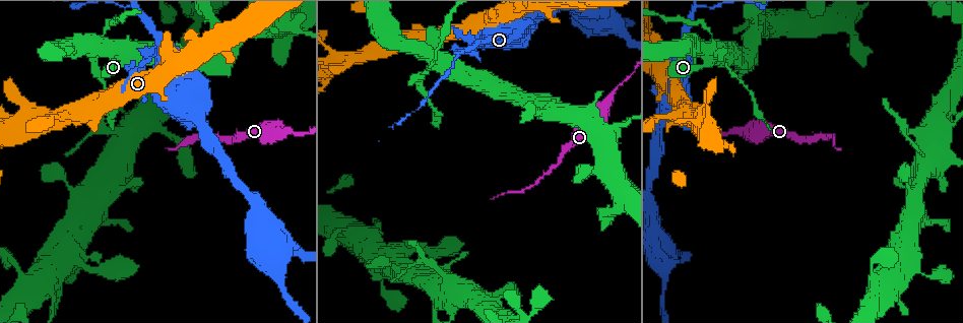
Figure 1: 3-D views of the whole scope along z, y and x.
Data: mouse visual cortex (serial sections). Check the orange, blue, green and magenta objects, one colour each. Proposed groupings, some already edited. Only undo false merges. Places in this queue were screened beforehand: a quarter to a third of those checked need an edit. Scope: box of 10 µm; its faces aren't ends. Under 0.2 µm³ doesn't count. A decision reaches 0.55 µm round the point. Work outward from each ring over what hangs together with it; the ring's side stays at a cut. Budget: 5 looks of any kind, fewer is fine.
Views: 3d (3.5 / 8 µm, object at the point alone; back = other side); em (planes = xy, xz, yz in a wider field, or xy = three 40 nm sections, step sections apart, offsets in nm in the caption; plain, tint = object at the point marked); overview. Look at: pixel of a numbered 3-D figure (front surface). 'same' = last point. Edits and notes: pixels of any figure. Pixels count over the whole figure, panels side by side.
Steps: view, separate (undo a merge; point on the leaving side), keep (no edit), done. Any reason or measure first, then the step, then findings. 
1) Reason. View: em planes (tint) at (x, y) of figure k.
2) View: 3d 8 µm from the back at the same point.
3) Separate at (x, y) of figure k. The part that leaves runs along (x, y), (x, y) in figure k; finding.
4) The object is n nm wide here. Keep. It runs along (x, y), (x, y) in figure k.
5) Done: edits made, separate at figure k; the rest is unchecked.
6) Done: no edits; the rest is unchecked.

Small branch off a trunk. View: 3d 3.5 µm at (429, 72) of figure 1.

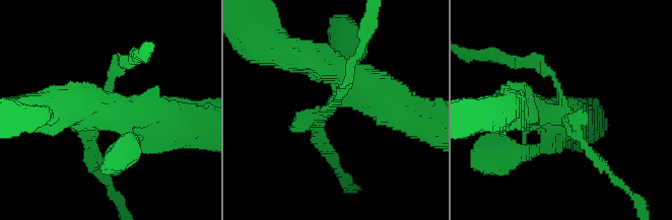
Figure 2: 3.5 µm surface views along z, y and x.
Need the tissue. View: em xy step 5 (tint) at (559, 102) of figure 2.

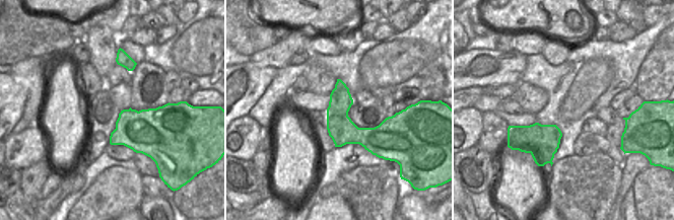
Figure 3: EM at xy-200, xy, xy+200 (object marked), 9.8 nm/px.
The object is 260 nm wide here. Separate at (87, 146) of figure 2. The part that leaves runs along (331, 106), (316, 135), (334, 165) in figure 2; a second cell is stuck on.

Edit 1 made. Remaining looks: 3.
View: overview.

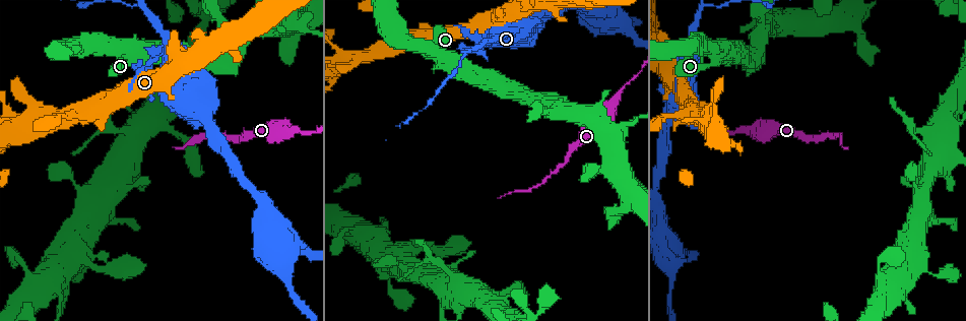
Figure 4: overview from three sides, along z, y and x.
Calibre changes. View: 3d 3.5 µm at (491, 38) of figure 4.

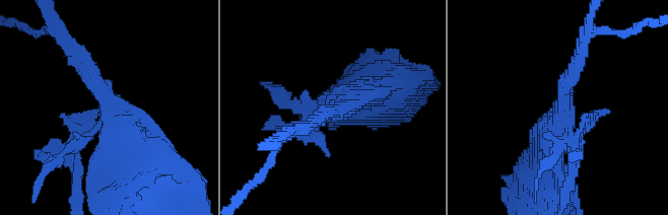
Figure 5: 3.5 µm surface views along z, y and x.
Now the EM. View: em planes (tint) at (332, 109) of figure 5.

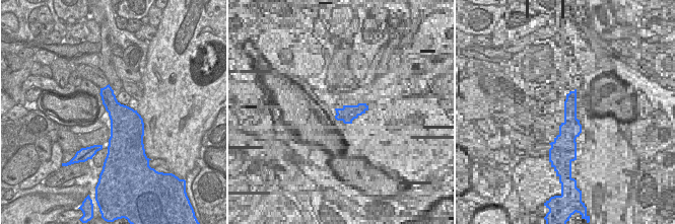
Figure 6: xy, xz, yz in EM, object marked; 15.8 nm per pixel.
Keep. It runs along (131, 160), (72, 48) in figure 5; continuous, no second cell.

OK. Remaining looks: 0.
Done: edits made, separate at figure 2; the rest is unchecked.

